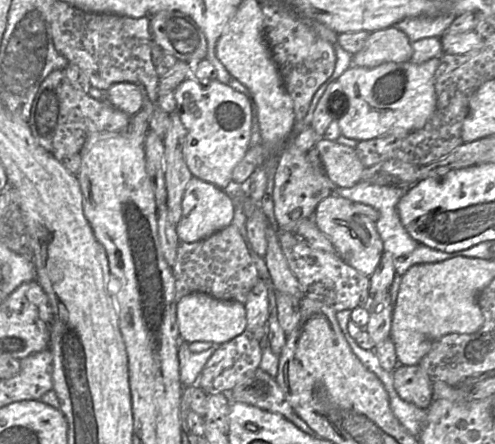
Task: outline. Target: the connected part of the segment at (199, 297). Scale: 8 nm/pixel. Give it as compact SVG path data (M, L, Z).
M201 292L190 293L177 302L177 322L181 339L189 344L203 341L222 345L247 329L246 310L243 304L219 300Z

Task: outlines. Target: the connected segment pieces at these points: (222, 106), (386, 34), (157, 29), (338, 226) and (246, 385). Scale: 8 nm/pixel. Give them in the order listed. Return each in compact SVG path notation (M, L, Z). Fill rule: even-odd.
M188 77L174 90L176 112L186 129L185 162L194 177L230 193L232 172L250 148L253 104L249 96L219 82Z
M396 27L371 32L363 48L352 55L352 65L373 68L387 62L411 61L412 43Z
M164 10L150 16L153 41L178 60L194 65L206 58L206 38L196 22L177 10Z
M336 193L321 200L313 214L313 221L318 229L334 245L337 254L360 273L371 276L379 265L384 253L383 242L376 229L376 224L369 217L358 213L354 202Z
M257 368L232 390L231 402L241 402L260 409L278 413L287 419L295 413L282 389L267 372Z

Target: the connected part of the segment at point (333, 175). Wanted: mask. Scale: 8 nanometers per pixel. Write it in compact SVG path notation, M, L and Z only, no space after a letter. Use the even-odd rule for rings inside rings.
M324 138L318 139L315 148L324 163L326 173L339 188L351 188L362 181L365 166L354 148Z

